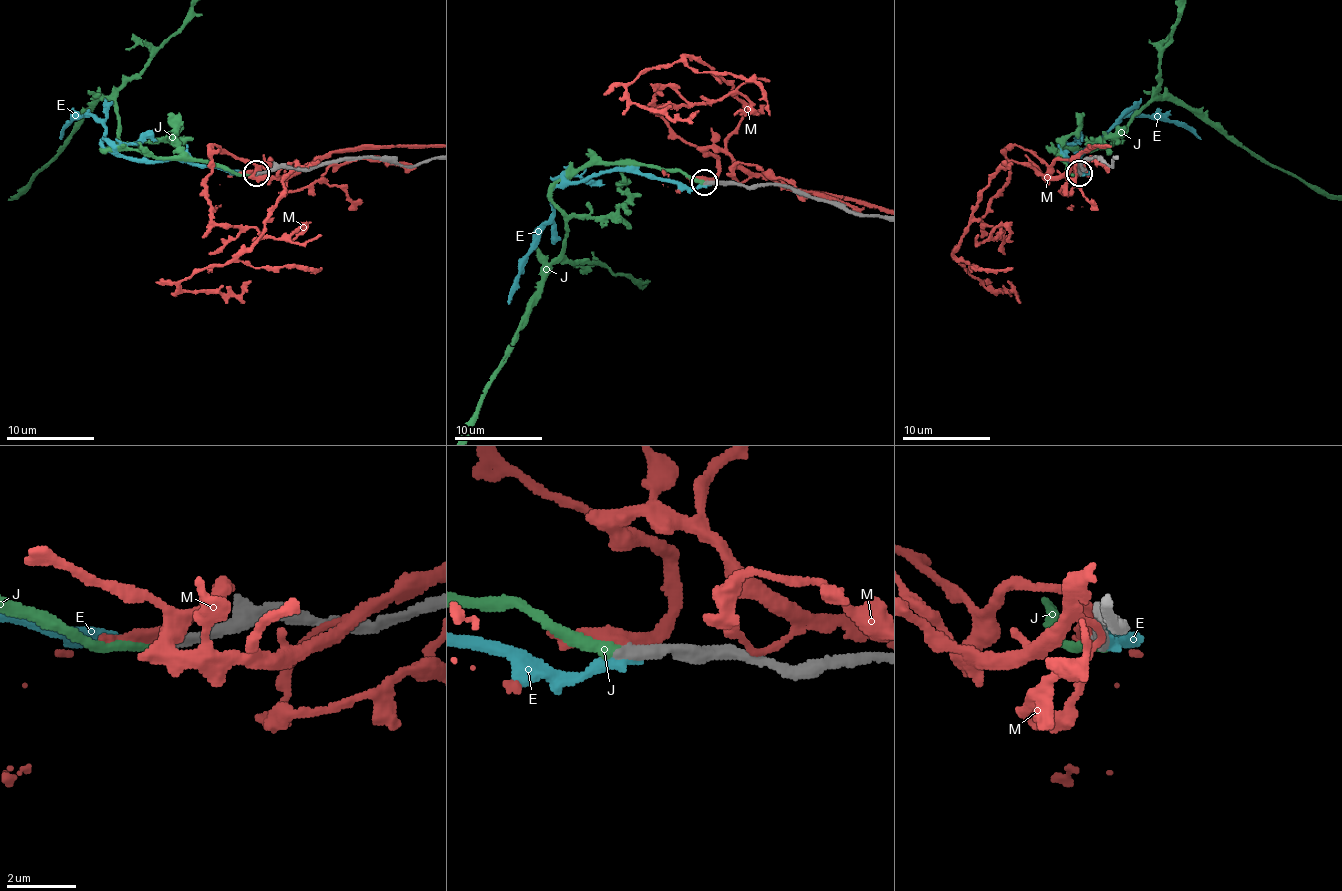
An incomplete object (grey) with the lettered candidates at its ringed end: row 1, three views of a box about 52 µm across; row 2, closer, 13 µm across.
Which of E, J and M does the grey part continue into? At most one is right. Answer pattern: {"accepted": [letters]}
{"accepted": ["J"]}

